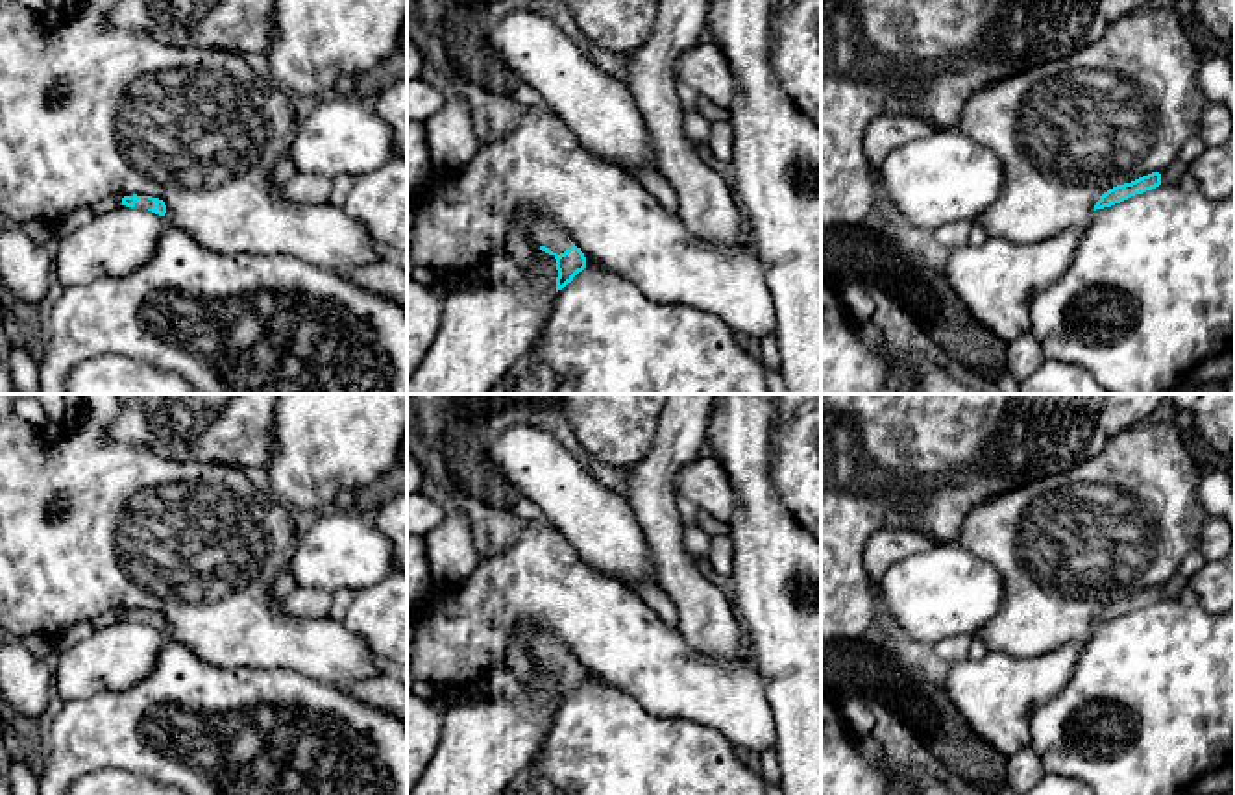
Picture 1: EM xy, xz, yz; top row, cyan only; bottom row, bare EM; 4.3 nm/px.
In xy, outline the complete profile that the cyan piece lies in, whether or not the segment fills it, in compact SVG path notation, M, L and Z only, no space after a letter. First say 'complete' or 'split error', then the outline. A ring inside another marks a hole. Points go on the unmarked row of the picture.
split error; M137 608L124 610L122 619L137 621L137 623L148 623L148 625L159 629L159 630L165 630L165 627L166 627L165 616L159 614L159 612L152 612L152 610L137 610Z

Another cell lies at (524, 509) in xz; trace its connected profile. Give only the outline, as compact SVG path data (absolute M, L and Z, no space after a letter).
M520 499L518 503L510 505L508 510L518 514L525 521L534 520L534 521L545 521L547 523L545 514L534 503L527 501L527 499Z

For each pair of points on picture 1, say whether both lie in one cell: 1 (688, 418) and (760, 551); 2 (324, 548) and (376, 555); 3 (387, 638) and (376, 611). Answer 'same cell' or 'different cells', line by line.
1: different cells
2: same cell
3: same cell

